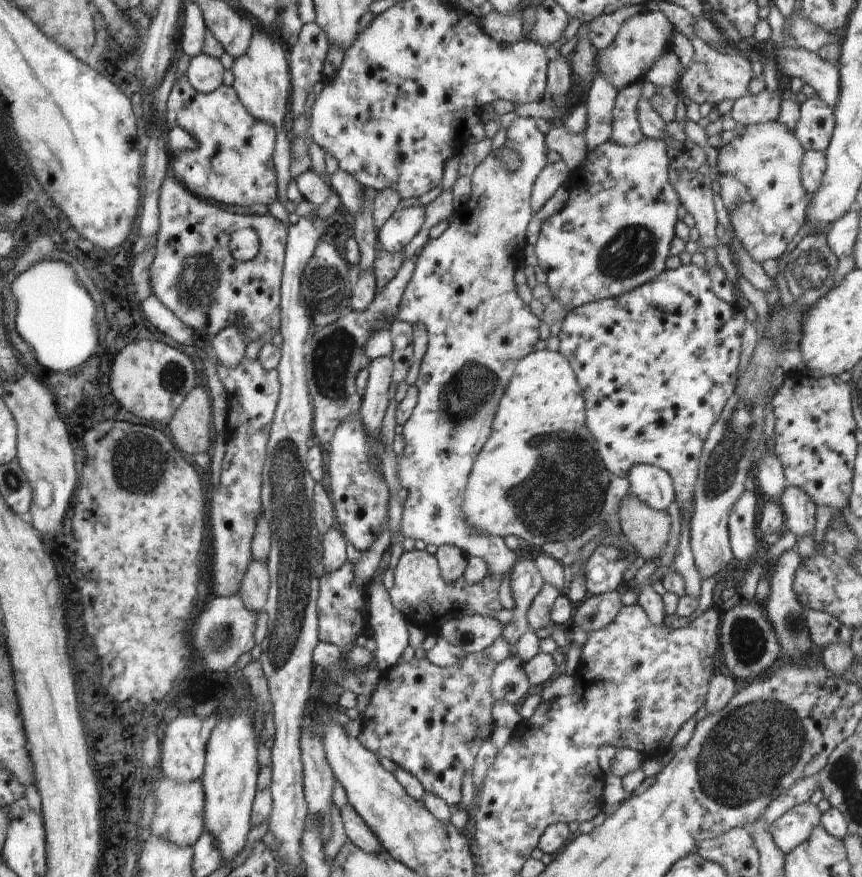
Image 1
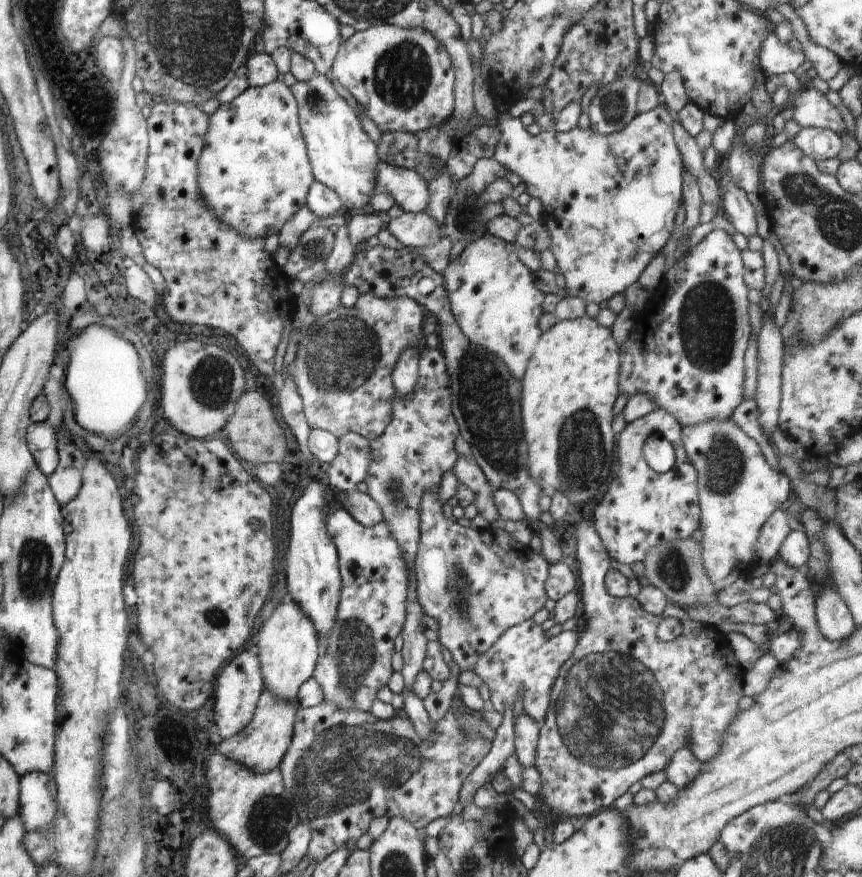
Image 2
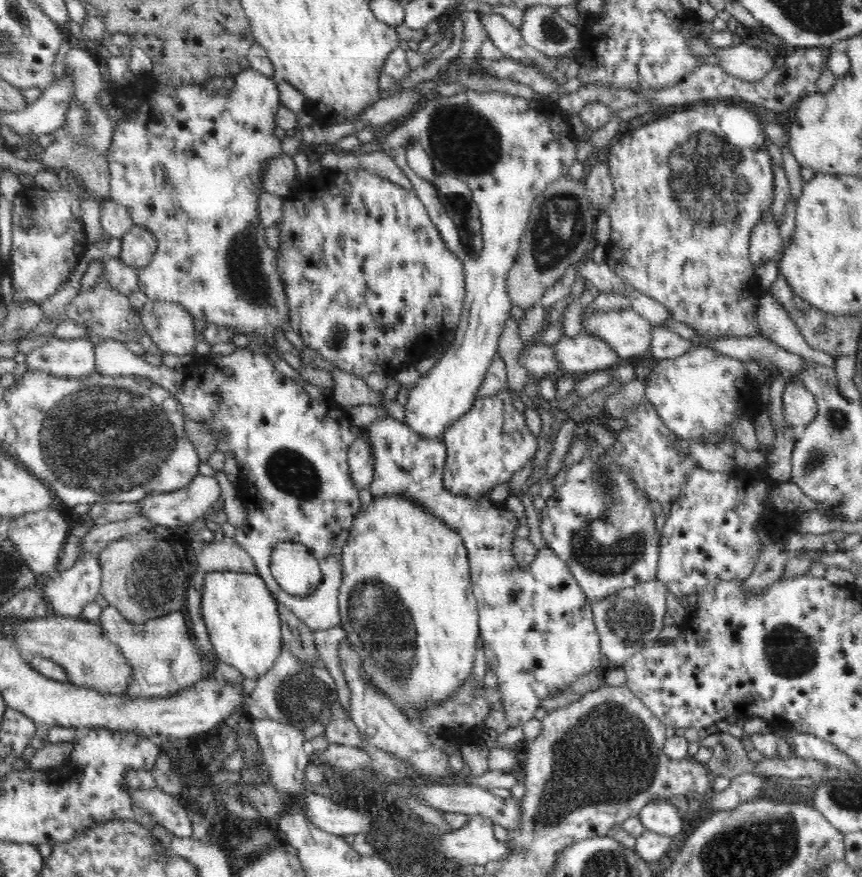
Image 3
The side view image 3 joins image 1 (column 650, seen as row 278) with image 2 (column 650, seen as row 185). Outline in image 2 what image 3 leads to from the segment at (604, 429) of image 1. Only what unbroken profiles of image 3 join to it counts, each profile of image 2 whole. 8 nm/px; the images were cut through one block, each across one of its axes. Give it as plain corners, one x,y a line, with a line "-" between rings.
712,230
701,242
689,249
688,254
674,264
672,269
668,269
663,282
651,294
648,306
643,312
634,316
630,339
620,346
621,362
619,377
619,394
626,394
631,397
637,392
646,392
654,400
657,407
665,409
671,413
679,422
682,428
696,425
703,421
712,419
725,420
731,418
735,408
743,402
743,383
745,380
745,353
747,352
750,338
751,326
748,315
748,292
749,289
744,283
744,266
742,251
738,250
731,236
724,230

